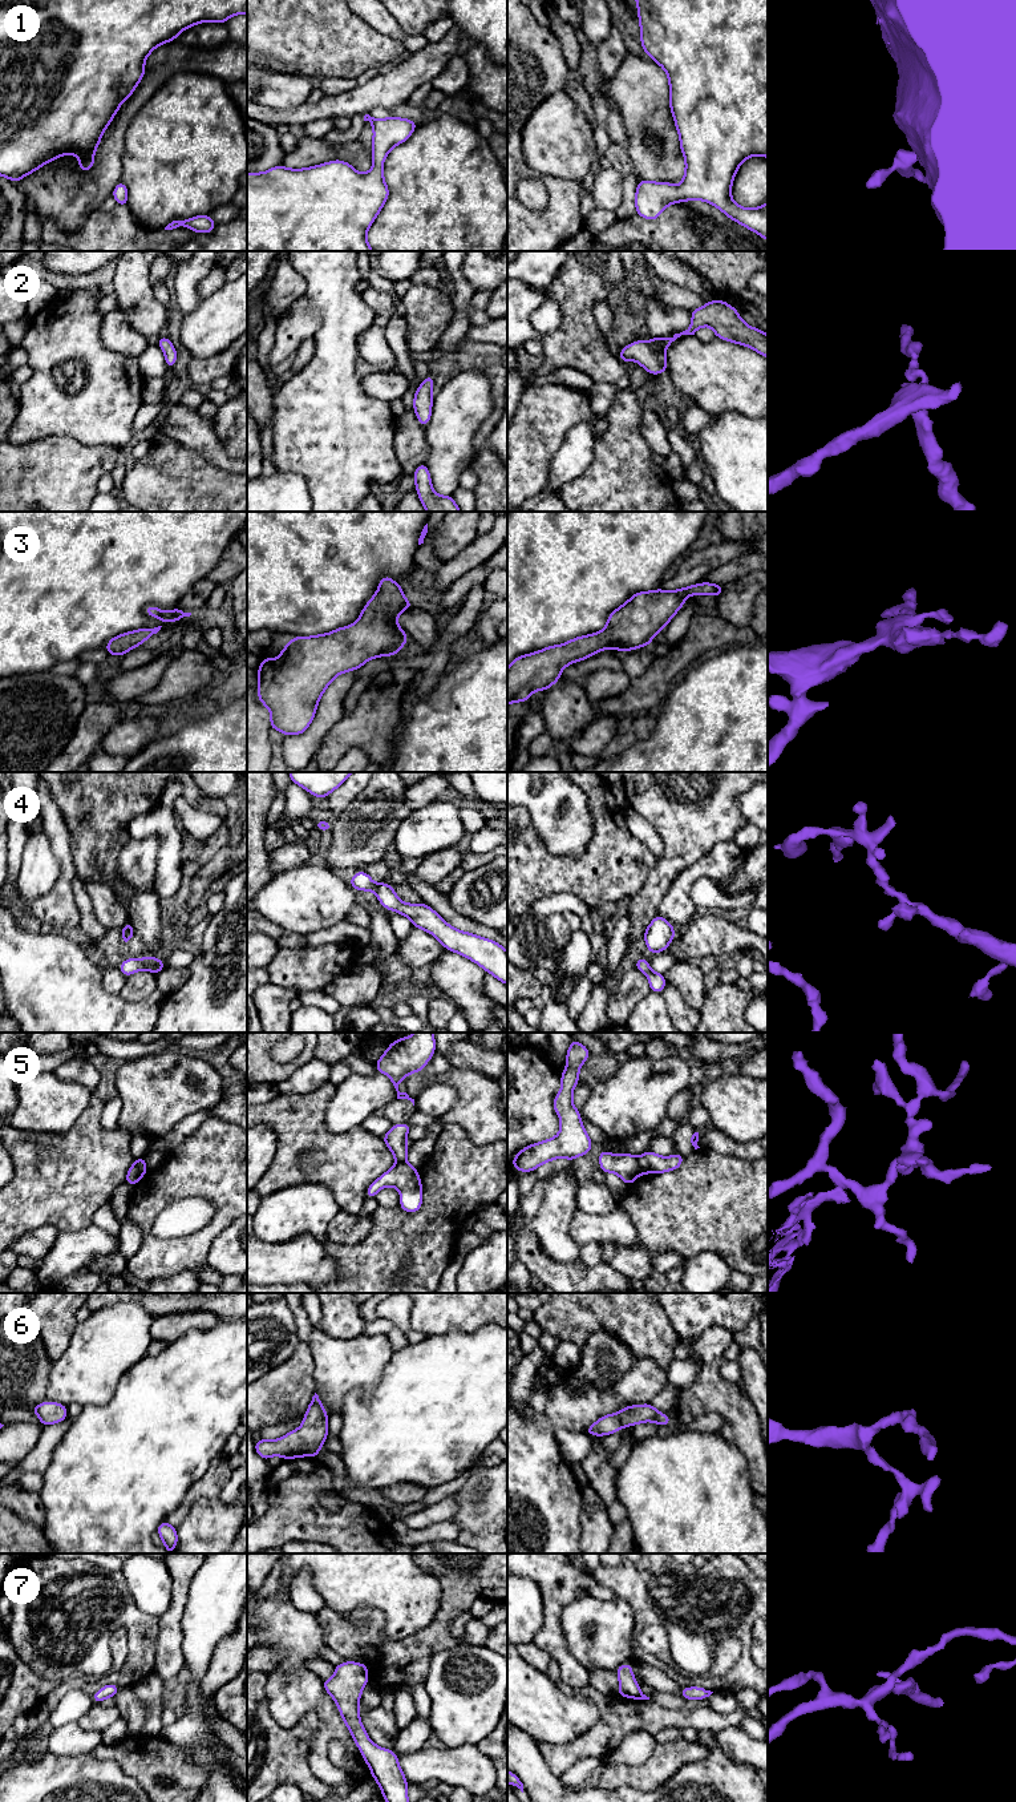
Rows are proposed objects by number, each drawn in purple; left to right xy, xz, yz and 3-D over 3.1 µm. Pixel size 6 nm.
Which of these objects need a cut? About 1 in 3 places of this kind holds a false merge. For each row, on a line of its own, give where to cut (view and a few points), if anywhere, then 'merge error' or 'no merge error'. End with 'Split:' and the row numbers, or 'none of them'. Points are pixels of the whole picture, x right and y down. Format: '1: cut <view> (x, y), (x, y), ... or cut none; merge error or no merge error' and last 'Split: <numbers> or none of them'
1: cut none; no merge error
2: cut none; no merge error
3: cut none; no merge error
4: cut none; no merge error
5: cut yz (636, 1158), (638, 1166), (644, 1172); merge error
6: cut none; no merge error
7: cut none; no merge error
Split: 5

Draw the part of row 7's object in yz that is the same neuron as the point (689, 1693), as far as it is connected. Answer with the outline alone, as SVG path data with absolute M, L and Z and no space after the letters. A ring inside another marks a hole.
M687 1686L687 1688L683 1688L683 1690L680 1692L680 1696L687 1700L705 1700L712 1693L713 1692L700 1688L700 1686L696 1686L696 1688Z

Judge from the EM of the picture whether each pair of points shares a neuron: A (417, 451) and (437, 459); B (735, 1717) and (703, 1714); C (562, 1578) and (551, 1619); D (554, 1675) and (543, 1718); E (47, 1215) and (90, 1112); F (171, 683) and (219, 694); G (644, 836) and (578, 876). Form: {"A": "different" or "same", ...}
{"A": "different", "B": "same", "C": "same", "D": "different", "E": "same", "F": "different", "G": "different"}

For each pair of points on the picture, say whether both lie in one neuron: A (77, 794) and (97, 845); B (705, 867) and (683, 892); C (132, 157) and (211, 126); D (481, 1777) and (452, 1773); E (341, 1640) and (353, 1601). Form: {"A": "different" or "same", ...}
{"A": "same", "B": "same", "C": "same", "D": "same", "E": "different"}

